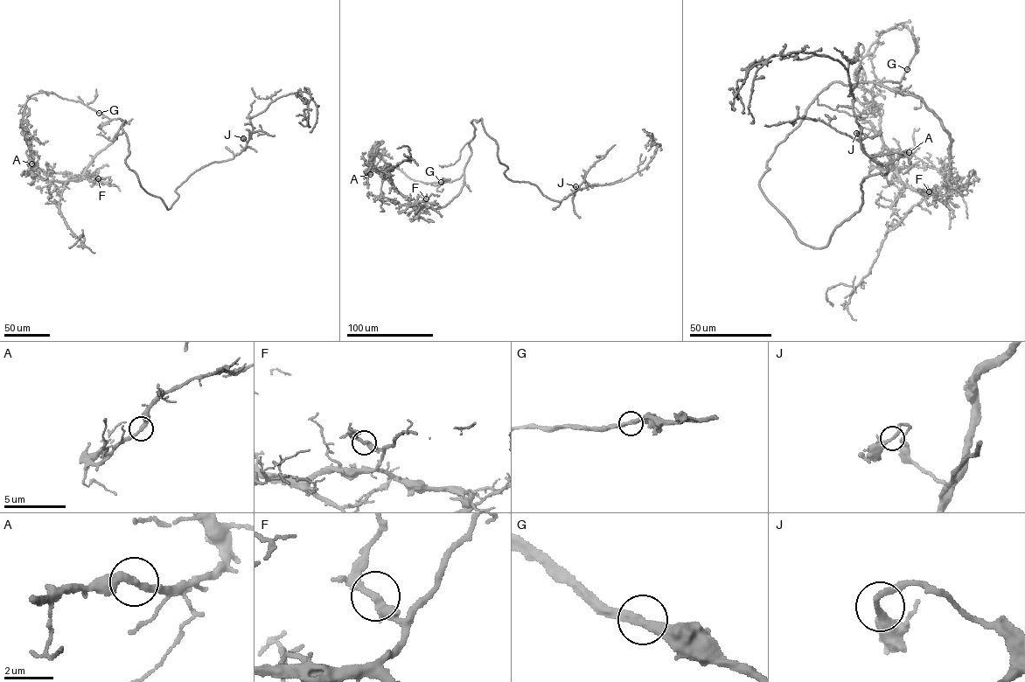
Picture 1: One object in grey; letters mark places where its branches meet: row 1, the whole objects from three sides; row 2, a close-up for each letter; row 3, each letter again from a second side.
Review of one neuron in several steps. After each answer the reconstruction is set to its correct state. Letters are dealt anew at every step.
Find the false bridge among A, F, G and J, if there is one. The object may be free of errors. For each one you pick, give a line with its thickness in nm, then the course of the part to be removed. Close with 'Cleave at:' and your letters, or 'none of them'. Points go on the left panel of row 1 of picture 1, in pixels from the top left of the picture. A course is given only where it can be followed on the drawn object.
F: calibre 280 nm
Cleave at: F

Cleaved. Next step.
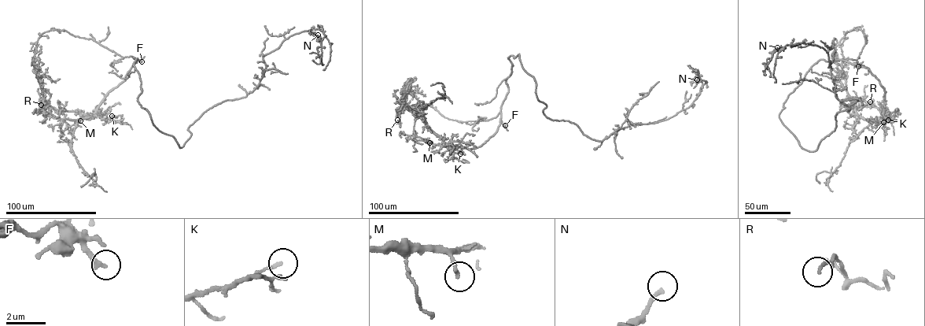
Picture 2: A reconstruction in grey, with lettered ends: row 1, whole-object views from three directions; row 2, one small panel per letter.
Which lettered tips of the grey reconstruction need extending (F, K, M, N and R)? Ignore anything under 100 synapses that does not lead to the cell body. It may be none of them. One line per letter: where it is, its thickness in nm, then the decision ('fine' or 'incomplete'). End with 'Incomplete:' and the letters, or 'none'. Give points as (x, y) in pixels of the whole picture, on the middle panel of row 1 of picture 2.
F: place (505, 125); calibre 300 nm; fine
K: place (460, 153); calibre 180 nm; fine
M: place (429, 142); calibre 190 nm; fine
N: place (697, 79); calibre 200 nm; fine
R: place (397, 120); calibre 160 nm; fine
Incomplete: none

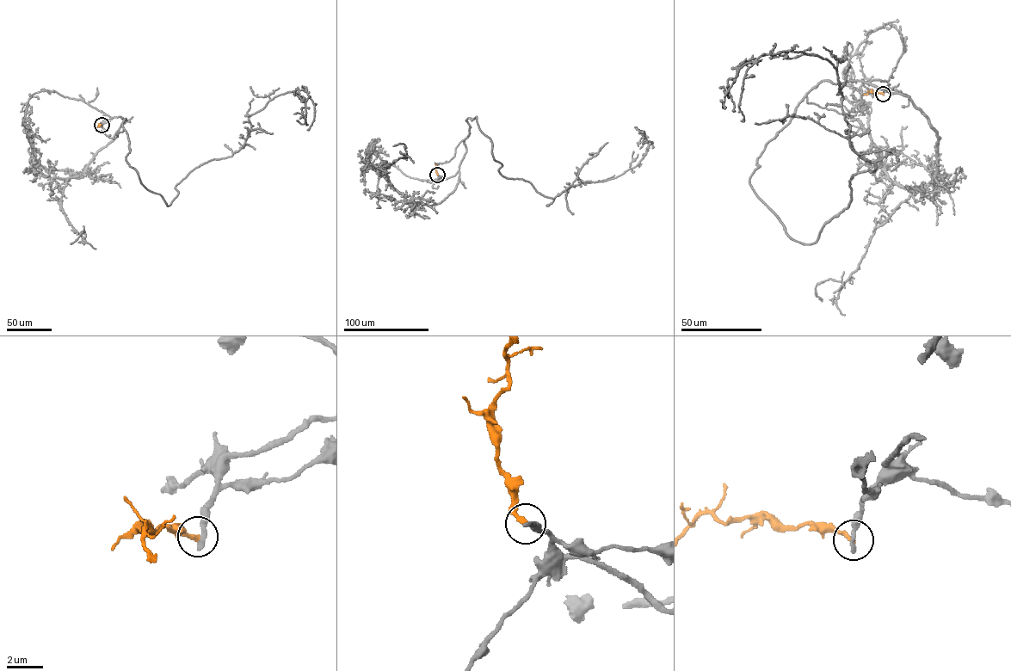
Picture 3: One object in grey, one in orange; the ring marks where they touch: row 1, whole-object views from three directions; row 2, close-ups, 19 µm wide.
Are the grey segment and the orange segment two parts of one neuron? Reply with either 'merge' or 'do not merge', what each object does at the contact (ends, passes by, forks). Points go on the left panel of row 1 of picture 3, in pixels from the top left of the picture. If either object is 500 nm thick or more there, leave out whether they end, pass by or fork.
do not merge; grey ends; orange ends

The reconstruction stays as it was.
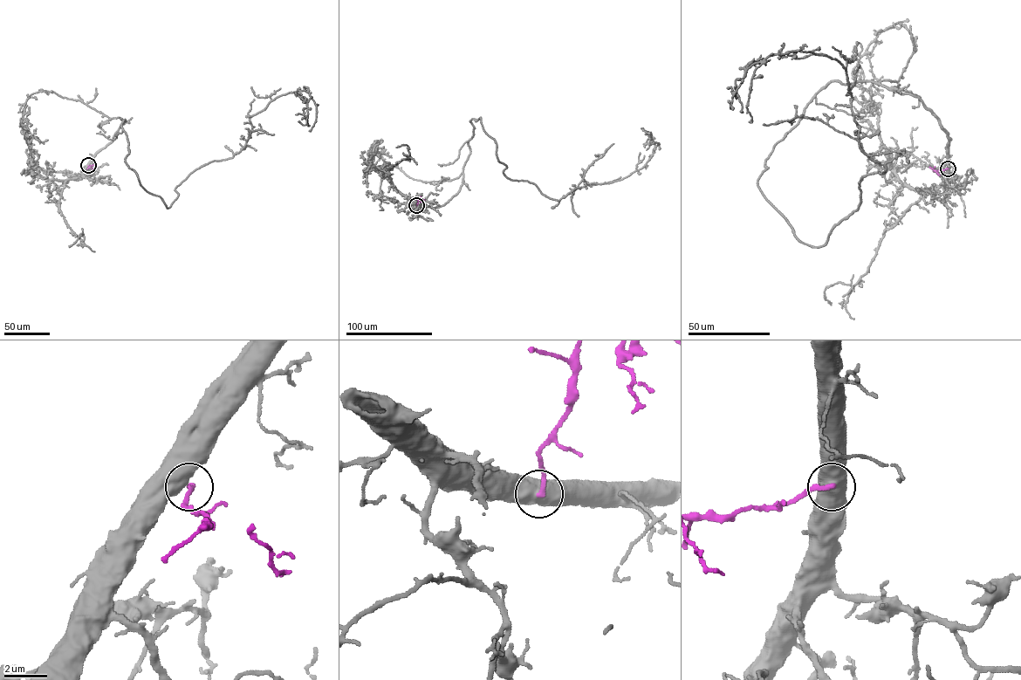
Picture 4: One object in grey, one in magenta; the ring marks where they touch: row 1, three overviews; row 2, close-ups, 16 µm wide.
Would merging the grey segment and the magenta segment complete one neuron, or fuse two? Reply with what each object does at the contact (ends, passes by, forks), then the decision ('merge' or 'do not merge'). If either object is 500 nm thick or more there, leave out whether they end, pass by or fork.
do not merge

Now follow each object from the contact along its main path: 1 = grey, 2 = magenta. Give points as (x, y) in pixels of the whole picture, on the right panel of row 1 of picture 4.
1: (948, 168), (917, 97), (830, 81), (757, 179), (814, 246), (886, 169), (845, 69), (772, 54), (728, 100)
2: (948, 168), (934, 171), (935, 167)

